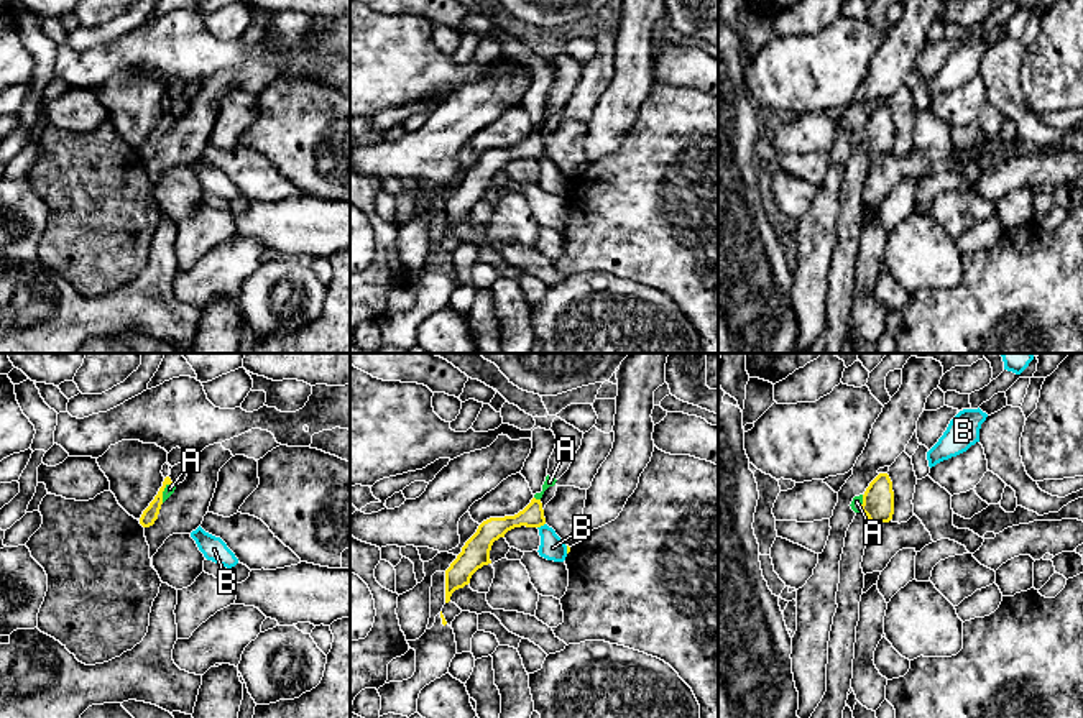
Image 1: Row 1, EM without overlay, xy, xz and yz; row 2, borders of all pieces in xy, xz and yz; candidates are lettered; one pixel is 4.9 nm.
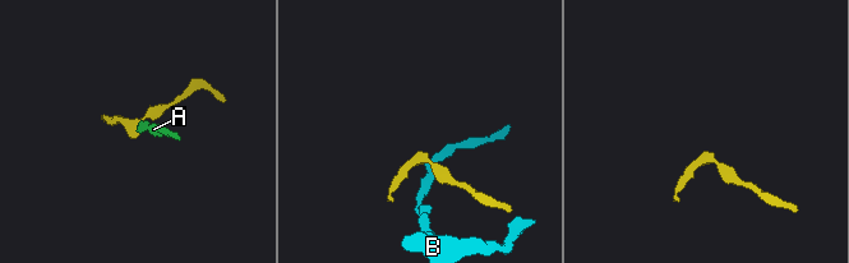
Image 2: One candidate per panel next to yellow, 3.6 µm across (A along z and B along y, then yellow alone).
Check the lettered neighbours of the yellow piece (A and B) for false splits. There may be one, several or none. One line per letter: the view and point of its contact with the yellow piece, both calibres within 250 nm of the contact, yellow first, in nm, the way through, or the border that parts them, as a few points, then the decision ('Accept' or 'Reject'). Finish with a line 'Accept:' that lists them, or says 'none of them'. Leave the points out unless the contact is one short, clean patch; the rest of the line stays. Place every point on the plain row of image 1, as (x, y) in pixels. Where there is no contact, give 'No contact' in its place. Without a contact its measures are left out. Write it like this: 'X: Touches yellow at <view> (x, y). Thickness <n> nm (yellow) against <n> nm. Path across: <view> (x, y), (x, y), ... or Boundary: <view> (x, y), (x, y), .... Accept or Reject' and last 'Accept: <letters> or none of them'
A: Touches yellow at yz (863, 135). Thickness 160 nm (yellow) against 50 nm. Path across: yz (878, 133), (863, 135), (857, 133). Accept
B: Touches yellow at xz (541, 156). Thickness 110 nm (yellow) against 120 nm. Boundary: xz (544, 155), (538, 160). Reject
Accept: A

